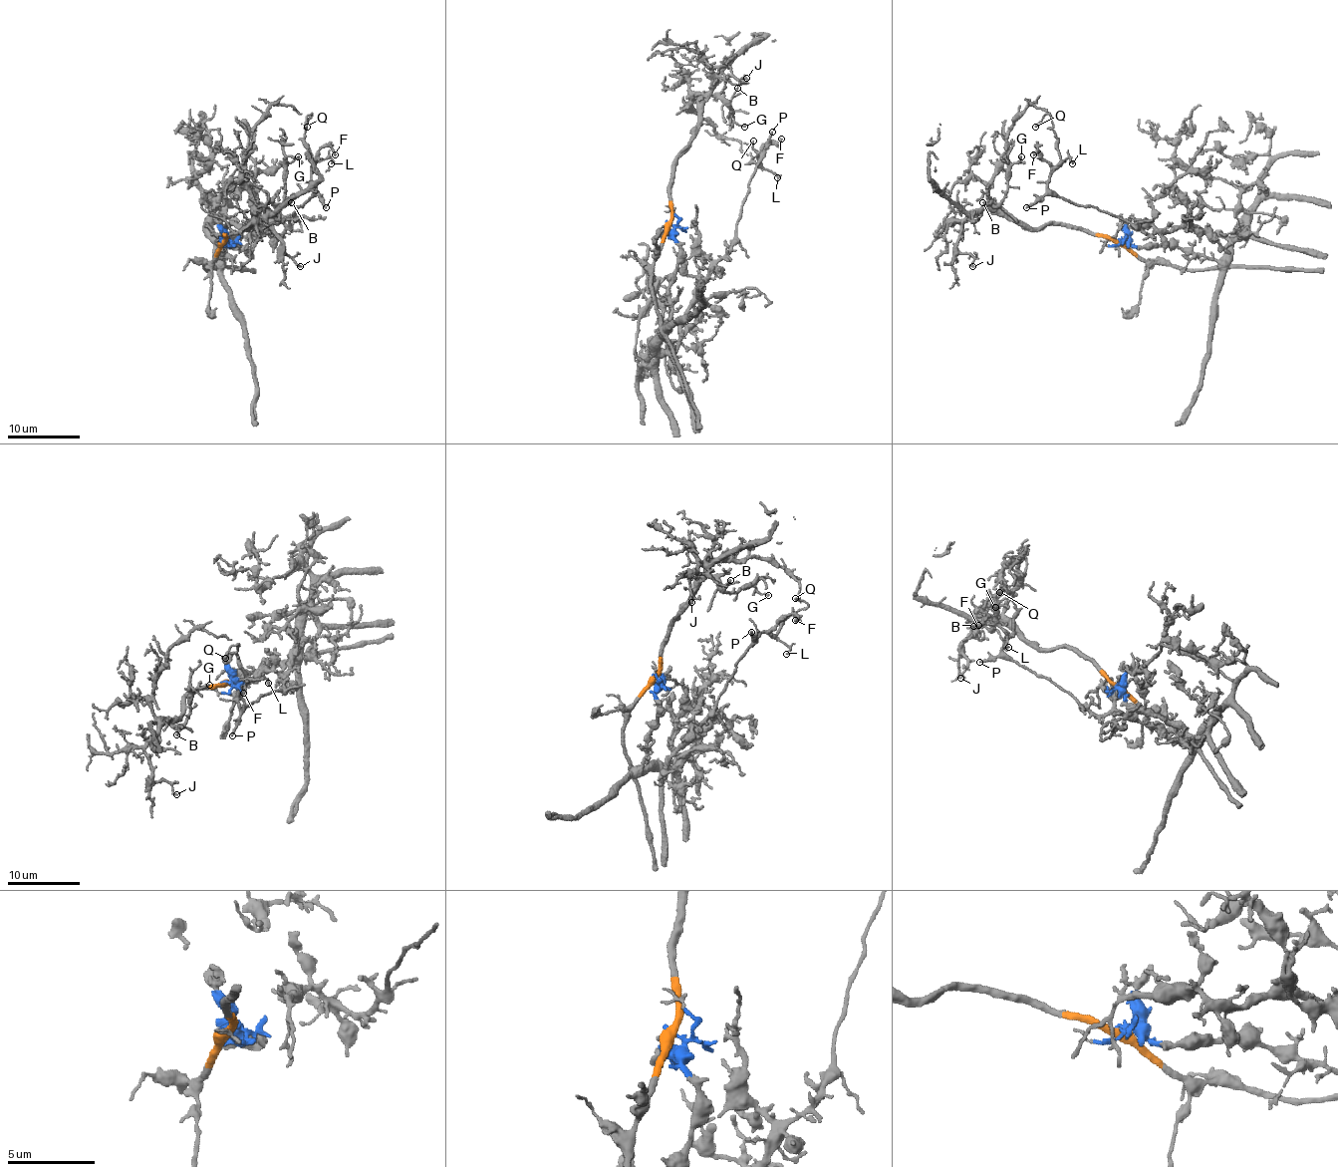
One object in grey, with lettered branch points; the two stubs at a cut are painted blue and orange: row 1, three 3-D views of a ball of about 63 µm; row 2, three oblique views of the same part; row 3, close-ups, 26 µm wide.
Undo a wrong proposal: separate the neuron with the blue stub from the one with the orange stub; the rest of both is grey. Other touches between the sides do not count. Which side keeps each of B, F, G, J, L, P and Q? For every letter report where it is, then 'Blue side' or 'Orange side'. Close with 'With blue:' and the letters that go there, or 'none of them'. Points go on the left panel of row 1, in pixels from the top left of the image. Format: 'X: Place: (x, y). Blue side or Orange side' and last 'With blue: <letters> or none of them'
B: Place: (291, 202). Orange side
F: Place: (335, 154). Blue side
G: Place: (298, 156). Orange side
J: Place: (300, 266). Orange side
L: Place: (331, 163). Blue side
P: Place: (326, 207). Blue side
Q: Place: (307, 127). Blue side
With blue: F, L, P, Q

